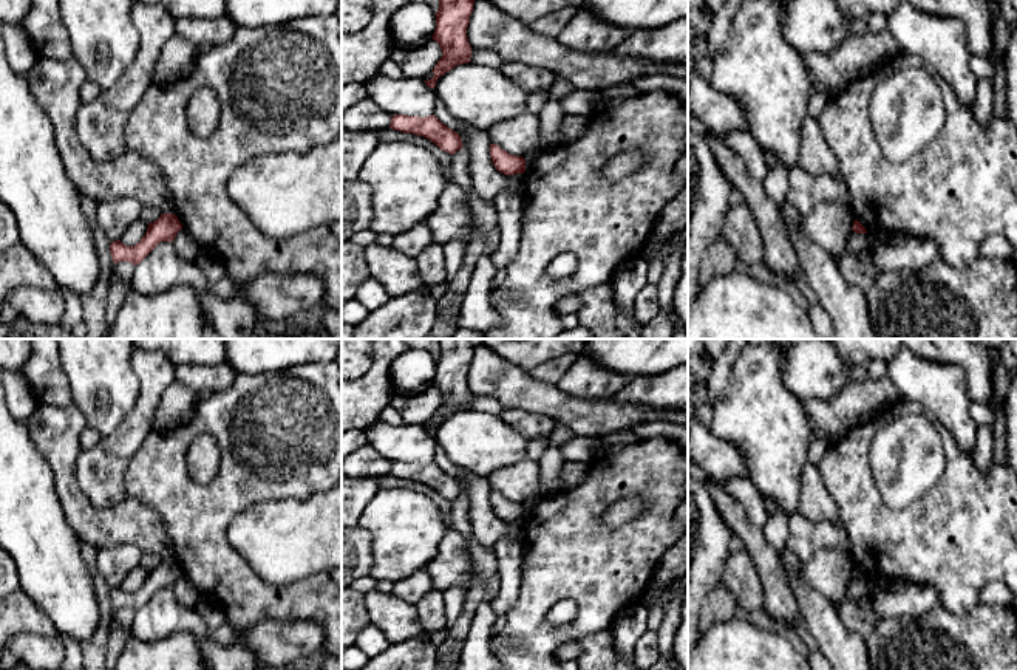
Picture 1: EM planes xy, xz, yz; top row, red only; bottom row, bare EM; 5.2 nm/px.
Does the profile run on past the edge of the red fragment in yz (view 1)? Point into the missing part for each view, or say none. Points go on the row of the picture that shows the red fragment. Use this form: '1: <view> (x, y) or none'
1: none

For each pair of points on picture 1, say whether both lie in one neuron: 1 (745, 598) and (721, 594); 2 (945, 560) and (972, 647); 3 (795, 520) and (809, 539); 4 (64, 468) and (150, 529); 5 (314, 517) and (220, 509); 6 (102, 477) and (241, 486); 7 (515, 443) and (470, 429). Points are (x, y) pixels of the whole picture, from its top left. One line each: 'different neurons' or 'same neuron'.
1: different neurons
2: different neurons
3: same neuron
4: same neuron
5: different neurons
6: different neurons
7: same neuron

